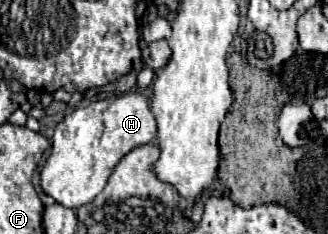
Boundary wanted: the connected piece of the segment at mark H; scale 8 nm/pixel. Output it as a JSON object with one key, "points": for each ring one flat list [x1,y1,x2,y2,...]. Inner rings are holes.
{"points":[[130,91,102,101,92,101,86,107,74,109,54,129,52,153,40,173,42,189,64,207,78,209,90,203,104,187,116,163,134,147,154,143,156,121,148,99,140,91]]}

